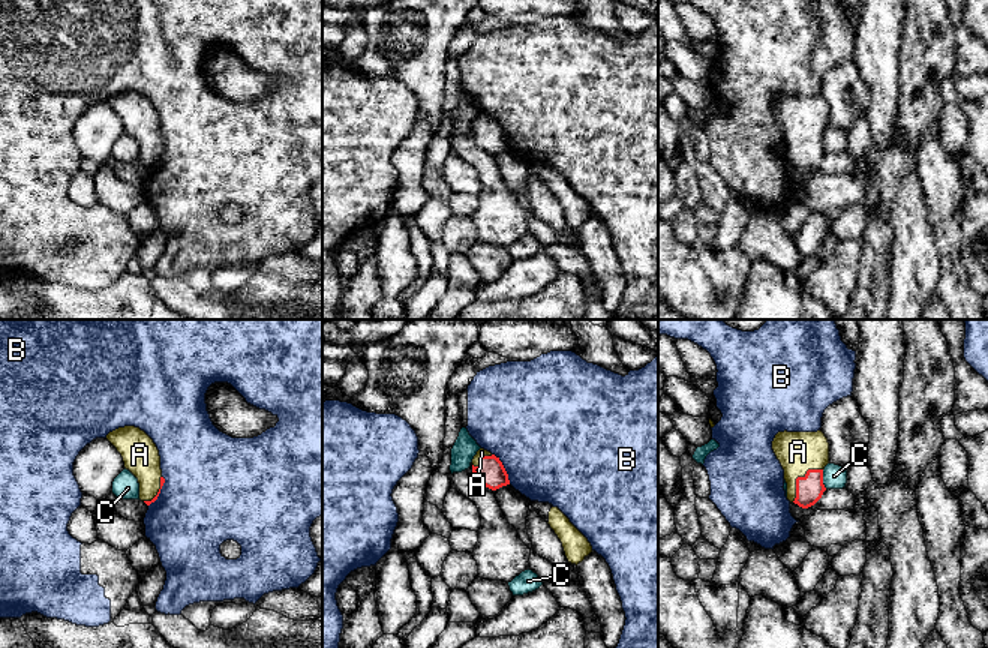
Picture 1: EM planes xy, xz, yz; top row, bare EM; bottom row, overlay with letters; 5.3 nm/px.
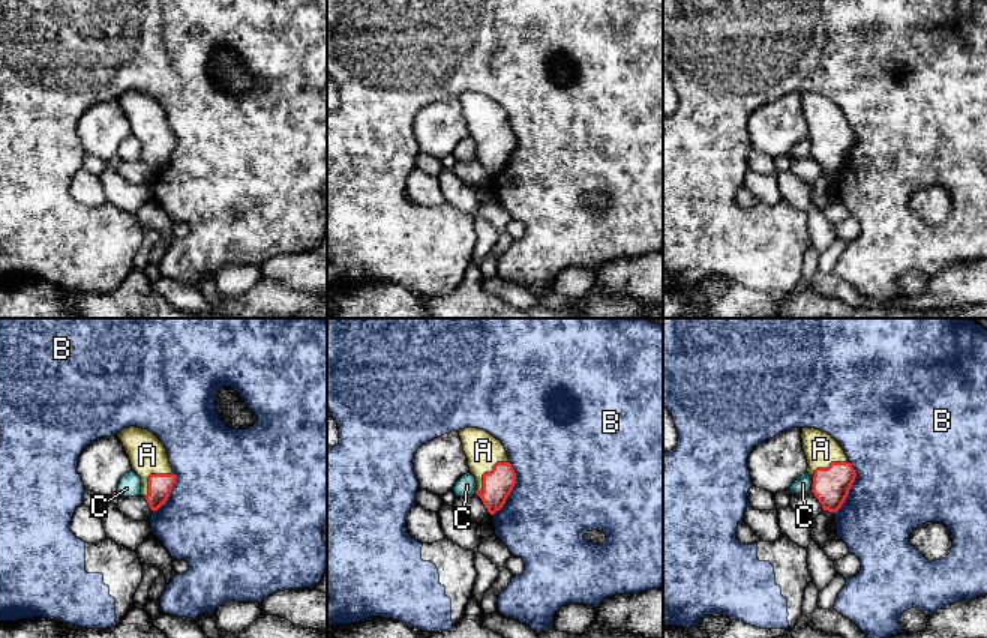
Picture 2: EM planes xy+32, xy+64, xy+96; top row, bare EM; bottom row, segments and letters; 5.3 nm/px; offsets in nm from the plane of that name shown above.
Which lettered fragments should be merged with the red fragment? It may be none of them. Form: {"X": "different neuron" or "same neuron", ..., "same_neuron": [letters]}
{"A": "same neuron", "B": "different neuron", "C": "different neuron", "same_neuron": ["A"]}

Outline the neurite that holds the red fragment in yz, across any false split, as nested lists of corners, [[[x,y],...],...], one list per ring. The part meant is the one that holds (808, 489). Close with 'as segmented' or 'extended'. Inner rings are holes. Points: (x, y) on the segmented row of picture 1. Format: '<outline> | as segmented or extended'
[[[778,432],[772,450],[784,470],[787,500],[802,508],[814,506],[826,490],[823,470],[829,464],[829,442],[825,434]]] | extended

